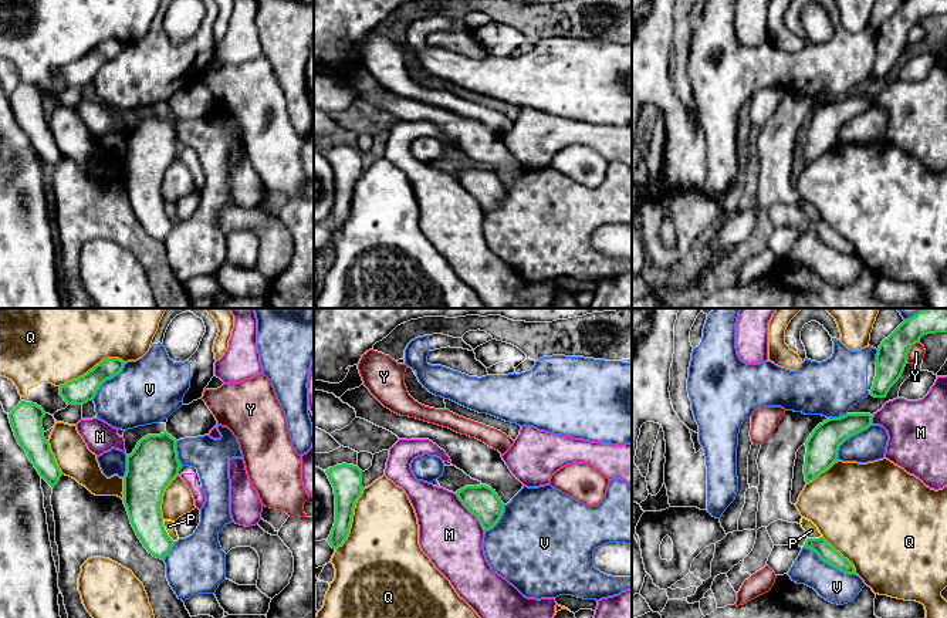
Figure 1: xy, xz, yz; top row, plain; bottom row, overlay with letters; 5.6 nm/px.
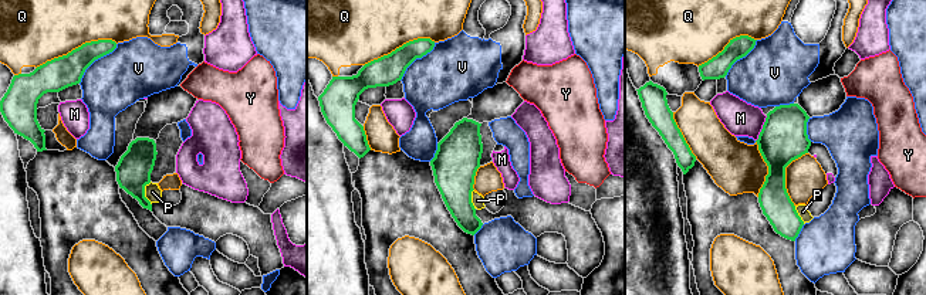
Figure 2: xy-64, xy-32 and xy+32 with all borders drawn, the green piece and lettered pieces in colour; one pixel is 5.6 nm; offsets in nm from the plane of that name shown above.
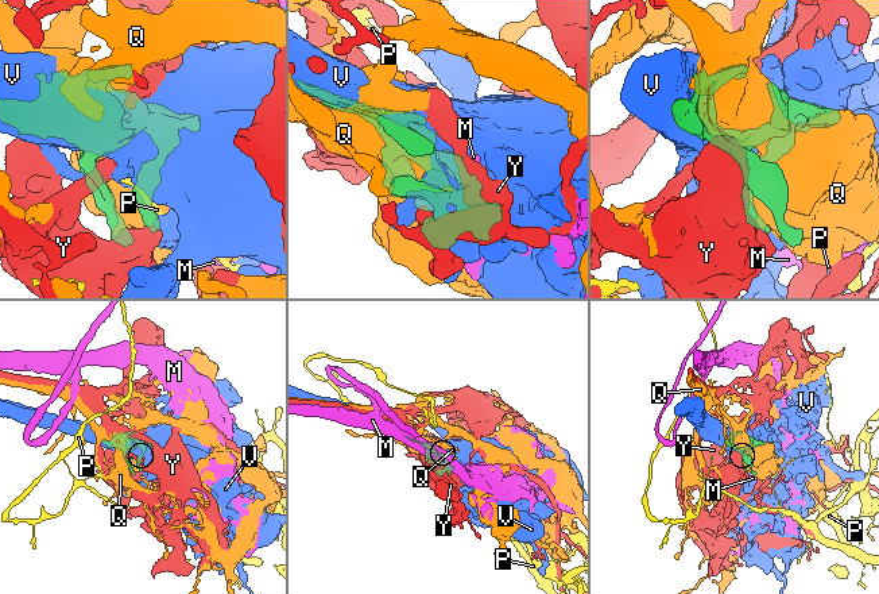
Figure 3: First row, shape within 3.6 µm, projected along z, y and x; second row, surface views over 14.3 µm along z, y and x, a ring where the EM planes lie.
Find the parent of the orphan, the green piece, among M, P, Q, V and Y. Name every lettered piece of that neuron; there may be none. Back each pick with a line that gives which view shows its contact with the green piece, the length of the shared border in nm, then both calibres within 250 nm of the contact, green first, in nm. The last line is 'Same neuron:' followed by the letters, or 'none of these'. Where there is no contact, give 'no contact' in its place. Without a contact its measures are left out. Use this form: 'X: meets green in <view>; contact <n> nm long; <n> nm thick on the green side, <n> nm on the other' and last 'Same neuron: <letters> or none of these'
M: meets green in xz; contact 280 nm long; 180 nm thick on the green side, 360 nm on the other
Same neuron: M

